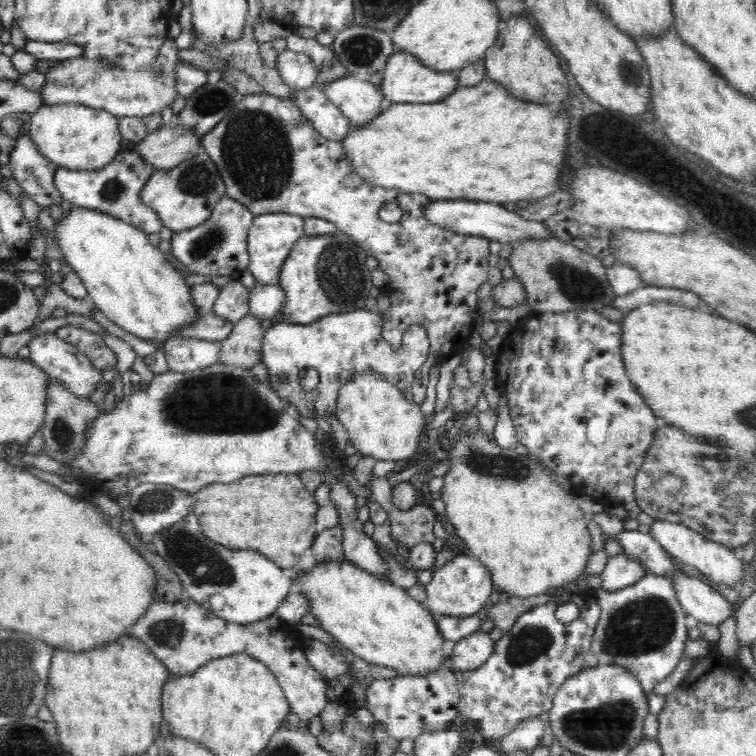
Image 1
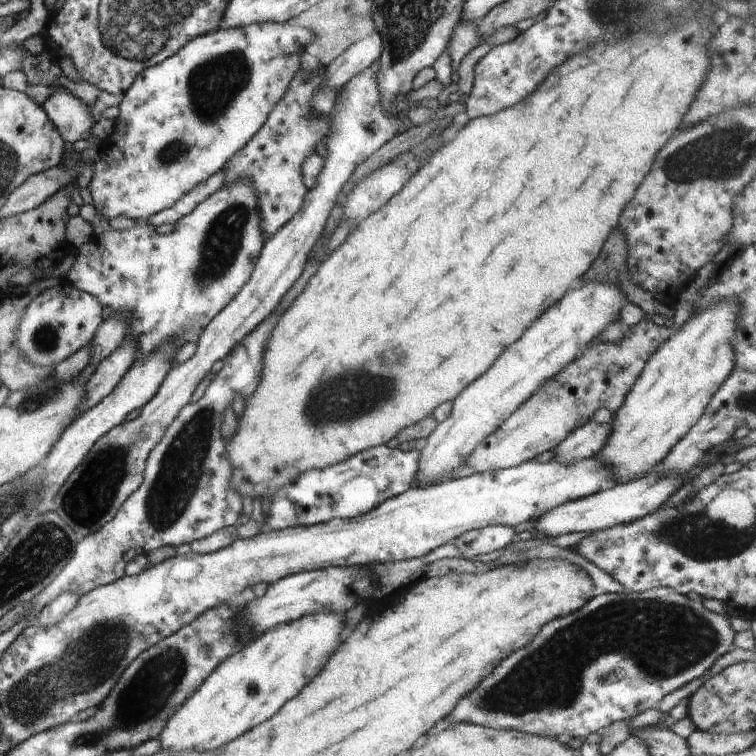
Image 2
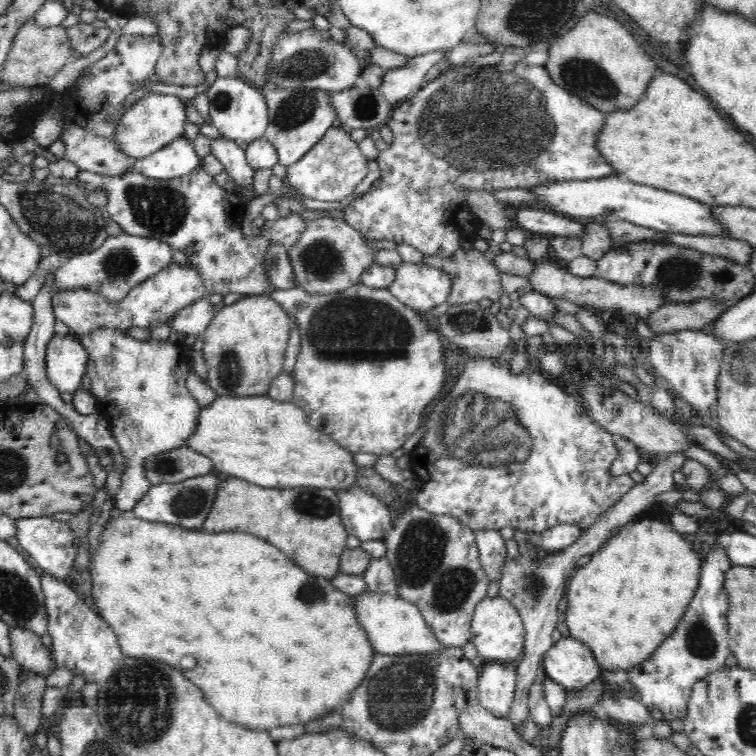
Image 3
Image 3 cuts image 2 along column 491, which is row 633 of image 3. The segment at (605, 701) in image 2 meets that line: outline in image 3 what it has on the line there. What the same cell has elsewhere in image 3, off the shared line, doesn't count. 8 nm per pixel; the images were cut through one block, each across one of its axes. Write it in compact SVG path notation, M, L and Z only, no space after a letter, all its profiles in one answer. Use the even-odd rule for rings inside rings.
M718 545L712 547L703 560L696 596L689 608L685 609L684 617L680 620L674 635L664 640L656 648L657 652L638 667L628 671L602 671L600 678L632 698L638 699L647 707L658 708L663 713L663 720L668 723L676 718L683 719L694 684L710 673L723 669L726 659L731 654L729 625L726 619L730 598L724 588L725 574L730 567L726 549Z

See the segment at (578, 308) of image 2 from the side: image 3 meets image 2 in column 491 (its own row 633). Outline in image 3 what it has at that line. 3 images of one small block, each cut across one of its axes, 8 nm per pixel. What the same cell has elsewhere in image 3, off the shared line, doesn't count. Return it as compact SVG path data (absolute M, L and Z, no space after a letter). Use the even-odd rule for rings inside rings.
M362 592L355 596L357 620L380 655L440 655L445 646L434 636L421 610L408 600L390 593Z

